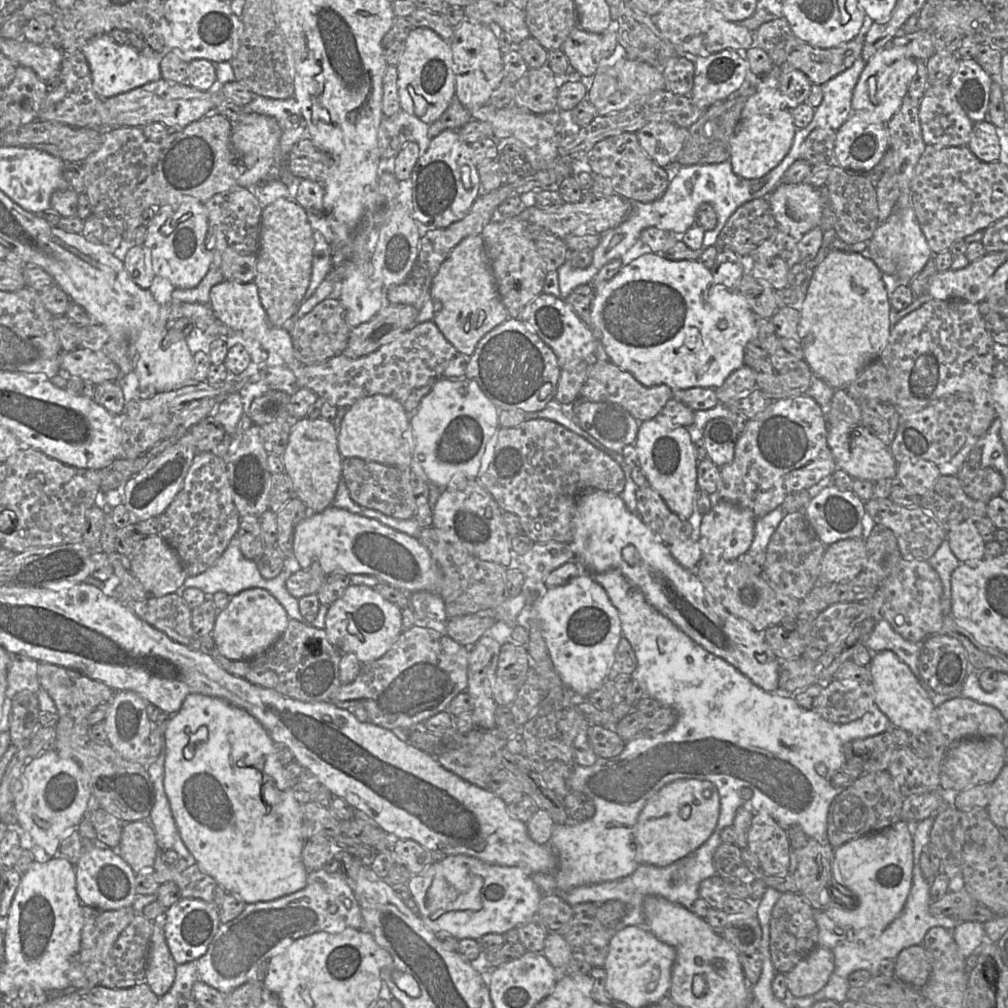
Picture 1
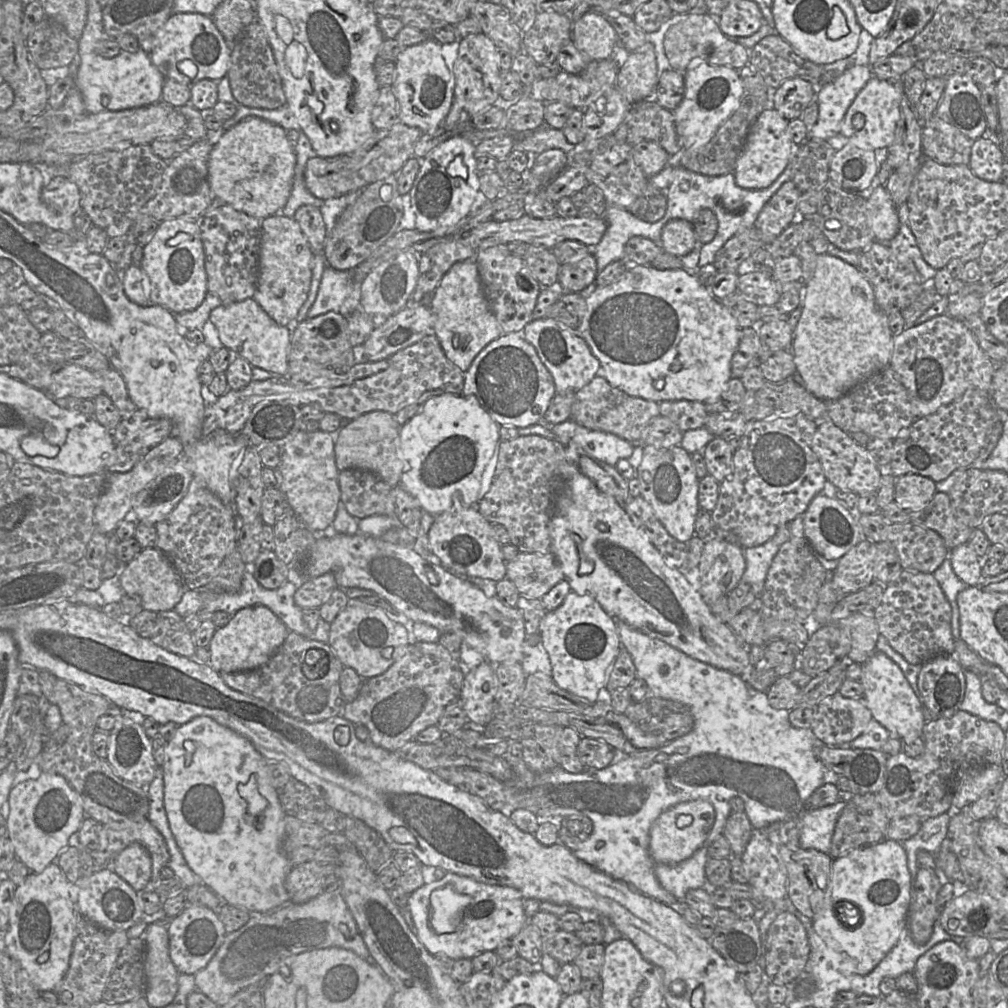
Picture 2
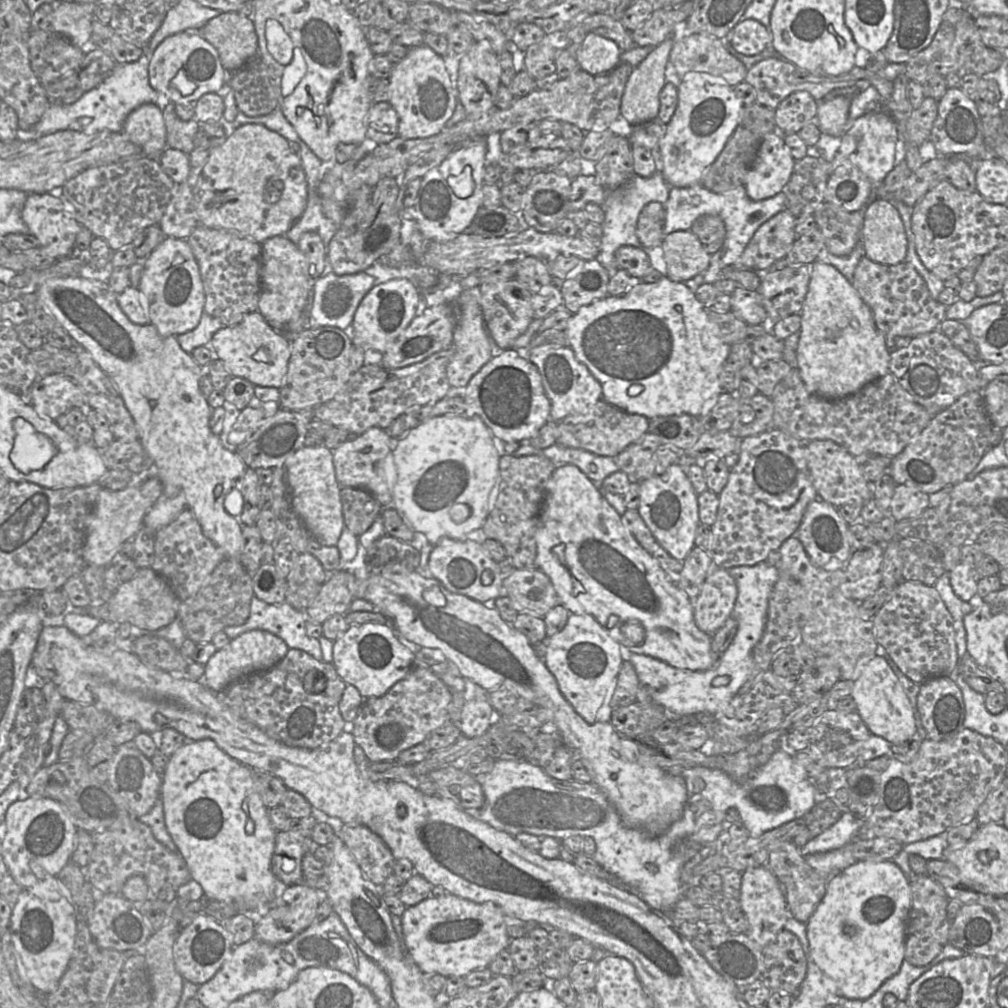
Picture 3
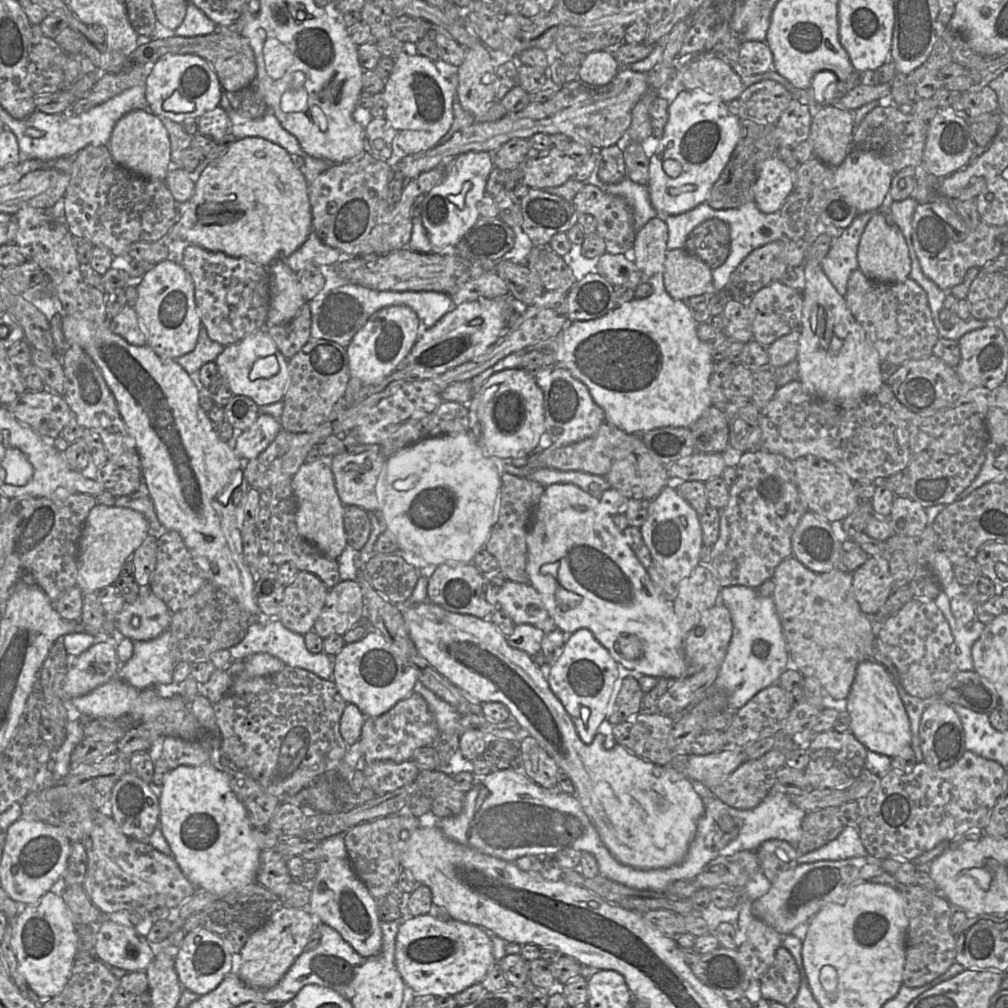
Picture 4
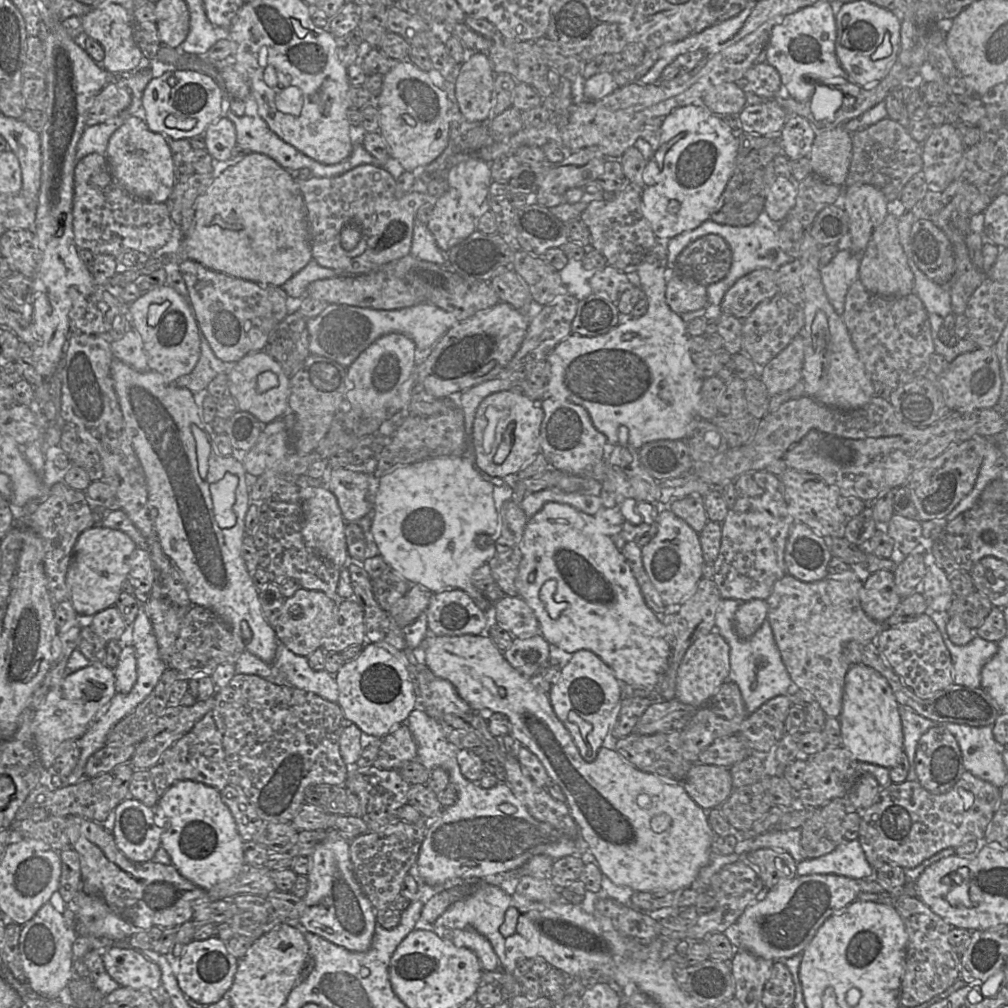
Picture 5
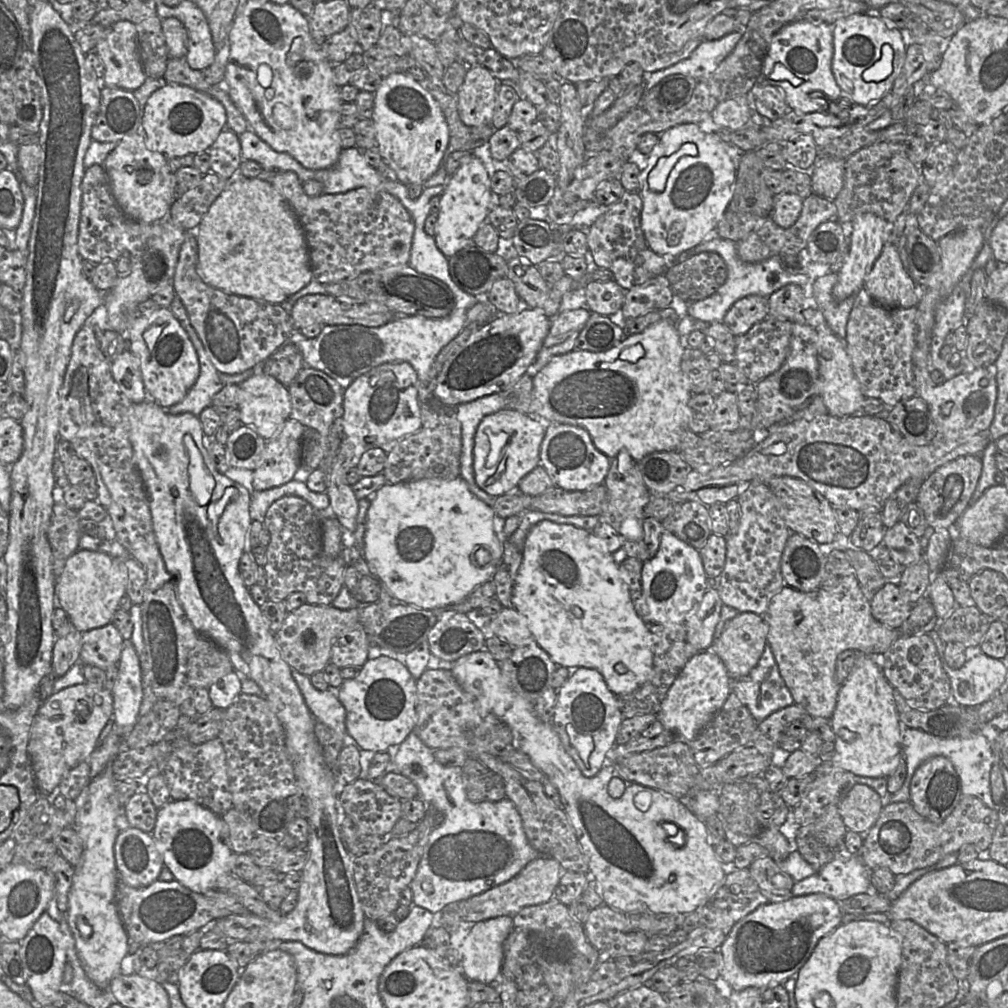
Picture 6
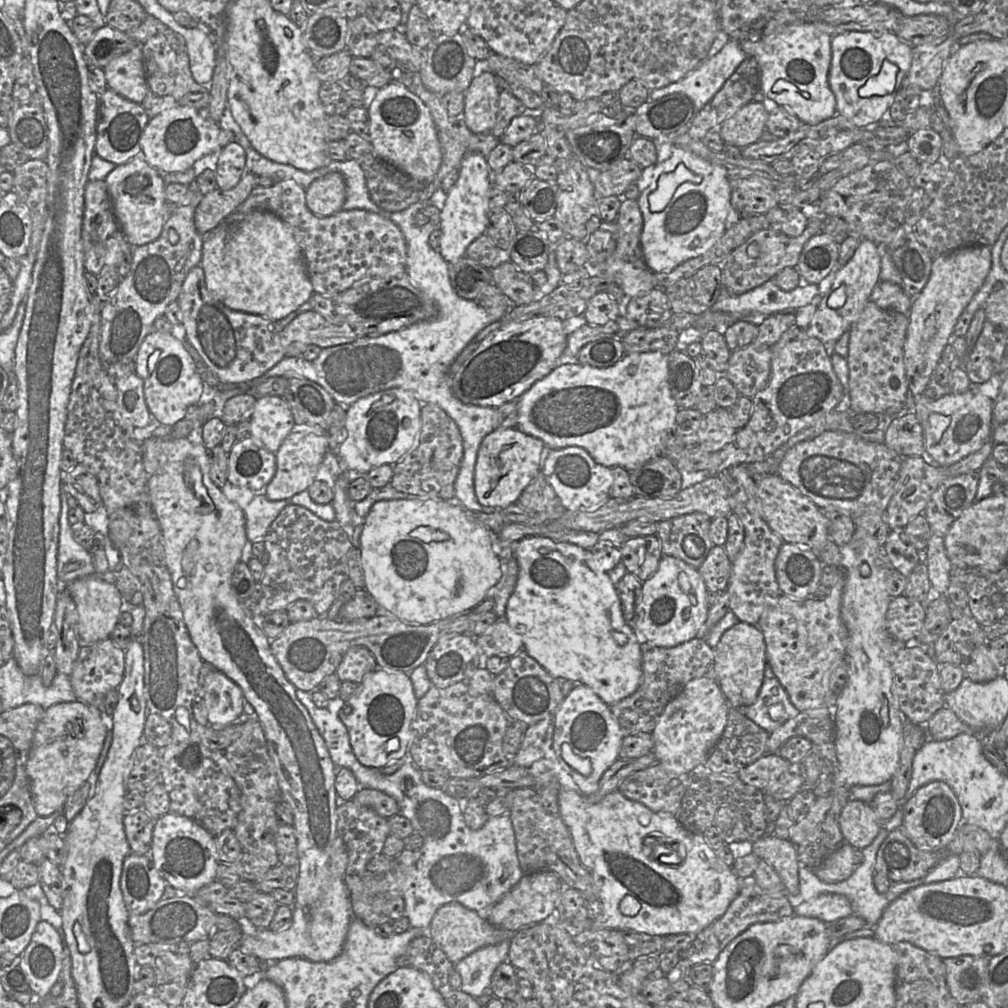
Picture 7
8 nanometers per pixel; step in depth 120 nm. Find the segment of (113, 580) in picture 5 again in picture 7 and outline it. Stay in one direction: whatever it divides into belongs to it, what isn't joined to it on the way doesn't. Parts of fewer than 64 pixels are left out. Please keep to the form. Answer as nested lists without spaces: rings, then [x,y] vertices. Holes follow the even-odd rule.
[[[92,574],[70,582],[66,592],[76,606],[80,645],[89,645],[109,638],[120,619],[121,612],[125,610],[123,599],[116,586],[103,577]]]

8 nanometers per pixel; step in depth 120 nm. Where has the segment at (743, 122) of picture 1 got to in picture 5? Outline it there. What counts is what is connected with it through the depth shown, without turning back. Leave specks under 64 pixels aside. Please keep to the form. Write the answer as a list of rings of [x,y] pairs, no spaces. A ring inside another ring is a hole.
[[[776,175],[765,200],[765,211],[772,221],[782,222],[795,205],[797,186],[793,178]]]

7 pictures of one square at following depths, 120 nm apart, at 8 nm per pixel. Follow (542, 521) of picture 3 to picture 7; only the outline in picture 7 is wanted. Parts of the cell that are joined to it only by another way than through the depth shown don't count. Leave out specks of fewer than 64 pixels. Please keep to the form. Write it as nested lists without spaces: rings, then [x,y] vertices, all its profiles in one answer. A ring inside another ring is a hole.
[[[534,535],[514,543],[514,555],[519,572],[515,588],[507,601],[505,620],[520,635],[523,649],[528,655],[553,677],[590,687],[609,706],[633,694],[643,677],[642,644],[623,617],[610,572],[601,568],[602,551]]]

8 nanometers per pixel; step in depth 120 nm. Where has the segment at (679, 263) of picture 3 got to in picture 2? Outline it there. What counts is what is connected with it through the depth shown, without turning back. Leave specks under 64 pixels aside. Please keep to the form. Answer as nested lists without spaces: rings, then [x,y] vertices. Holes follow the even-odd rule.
[[[683,219],[669,221],[662,232],[662,249],[664,252],[682,258],[697,245],[698,240],[693,223]]]

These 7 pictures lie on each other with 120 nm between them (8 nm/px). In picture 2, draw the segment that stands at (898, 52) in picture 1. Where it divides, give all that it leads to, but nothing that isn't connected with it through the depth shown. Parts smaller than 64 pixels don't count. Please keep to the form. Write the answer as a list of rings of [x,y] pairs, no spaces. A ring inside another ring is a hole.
[[[872,75],[848,108],[840,134],[847,138],[847,143],[860,149],[888,149],[895,137],[903,93],[902,81],[887,82]]]

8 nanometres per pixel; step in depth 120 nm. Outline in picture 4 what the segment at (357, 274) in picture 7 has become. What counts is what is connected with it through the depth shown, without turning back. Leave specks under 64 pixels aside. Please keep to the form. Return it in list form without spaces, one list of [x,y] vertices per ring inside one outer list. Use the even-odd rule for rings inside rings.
[[[362,152],[349,162],[334,163],[308,185],[308,196],[312,212],[312,232],[326,245],[352,258],[368,255],[386,255],[408,247],[411,237],[411,207],[420,195],[426,195],[445,175],[445,168],[438,166],[410,179],[404,185],[401,198],[395,206],[387,202],[388,183],[393,177],[390,166],[372,154]]]

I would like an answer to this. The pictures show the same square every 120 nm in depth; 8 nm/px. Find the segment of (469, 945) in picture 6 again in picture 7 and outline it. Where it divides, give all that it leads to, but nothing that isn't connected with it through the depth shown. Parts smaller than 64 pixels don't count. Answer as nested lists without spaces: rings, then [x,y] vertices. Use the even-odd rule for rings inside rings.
[[[506,939],[500,943],[482,947],[455,964],[455,970],[461,977],[461,990],[474,998],[488,994],[494,971],[508,958],[509,945],[510,941]]]

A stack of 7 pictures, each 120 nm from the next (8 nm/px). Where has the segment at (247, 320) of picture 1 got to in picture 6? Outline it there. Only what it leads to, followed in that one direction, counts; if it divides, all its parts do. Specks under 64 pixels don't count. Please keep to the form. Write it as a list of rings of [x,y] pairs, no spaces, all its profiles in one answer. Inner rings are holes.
[[[265,373],[255,374],[239,385],[240,417],[265,441],[279,432],[290,419],[291,399],[288,388]]]

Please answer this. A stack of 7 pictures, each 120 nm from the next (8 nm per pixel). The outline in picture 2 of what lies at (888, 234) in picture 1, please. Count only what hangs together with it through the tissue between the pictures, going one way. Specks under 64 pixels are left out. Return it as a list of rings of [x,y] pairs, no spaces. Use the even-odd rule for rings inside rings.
[[[908,203],[898,206],[897,214],[900,222],[897,235],[890,241],[881,242],[881,244],[888,246],[894,251],[899,261],[914,274],[917,283],[925,284],[933,282],[937,270],[933,269],[924,260],[917,245],[909,224]]]

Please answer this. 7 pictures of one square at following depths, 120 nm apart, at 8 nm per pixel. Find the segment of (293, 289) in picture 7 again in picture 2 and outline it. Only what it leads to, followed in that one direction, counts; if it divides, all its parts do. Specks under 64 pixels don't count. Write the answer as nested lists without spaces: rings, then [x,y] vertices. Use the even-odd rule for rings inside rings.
[[[249,116],[225,131],[208,160],[208,182],[216,199],[263,220],[282,213],[290,197],[296,165],[295,150],[277,124]]]

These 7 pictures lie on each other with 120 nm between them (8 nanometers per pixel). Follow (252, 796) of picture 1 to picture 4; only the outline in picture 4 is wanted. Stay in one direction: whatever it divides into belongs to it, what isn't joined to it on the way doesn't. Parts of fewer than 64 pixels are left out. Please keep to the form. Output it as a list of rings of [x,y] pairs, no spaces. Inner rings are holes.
[[[210,763],[200,766],[178,766],[167,772],[160,788],[154,787],[159,797],[161,831],[169,844],[172,857],[185,877],[197,888],[223,897],[256,882],[259,857],[262,852],[255,837],[244,805],[232,791],[227,774]]]

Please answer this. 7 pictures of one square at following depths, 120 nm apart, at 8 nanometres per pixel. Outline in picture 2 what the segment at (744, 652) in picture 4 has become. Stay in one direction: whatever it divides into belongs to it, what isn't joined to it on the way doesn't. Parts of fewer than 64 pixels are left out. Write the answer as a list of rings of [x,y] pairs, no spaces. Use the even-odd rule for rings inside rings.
[[[780,527],[777,533],[762,545],[744,549],[745,571],[742,581],[751,586],[758,600],[764,589],[769,567],[779,547],[790,539],[788,527]]]

